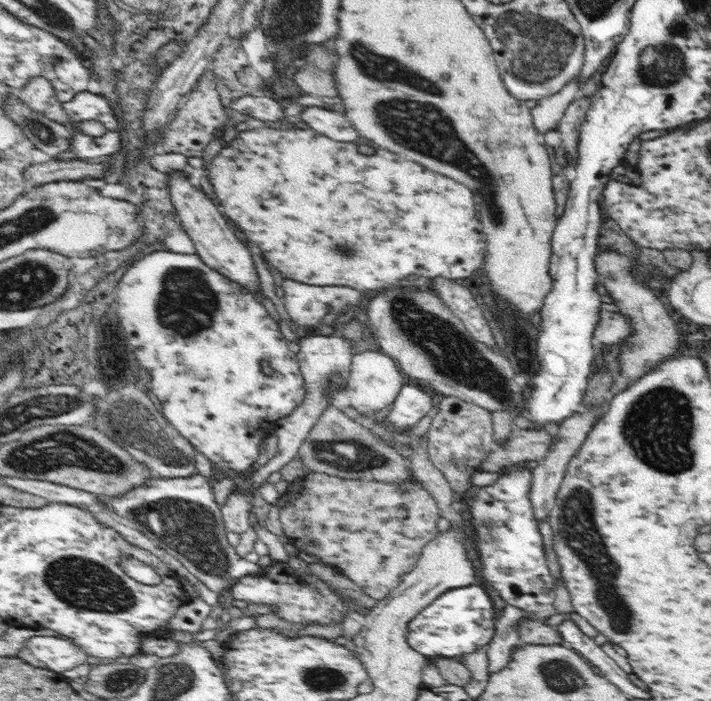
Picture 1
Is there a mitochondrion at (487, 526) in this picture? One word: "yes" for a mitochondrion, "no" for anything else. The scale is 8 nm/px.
yes

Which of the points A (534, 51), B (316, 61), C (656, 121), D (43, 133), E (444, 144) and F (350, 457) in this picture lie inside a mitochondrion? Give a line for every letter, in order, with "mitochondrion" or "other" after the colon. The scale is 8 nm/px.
A: mitochondrion
B: mitochondrion
C: other
D: mitochondrion
E: mitochondrion
F: mitochondrion

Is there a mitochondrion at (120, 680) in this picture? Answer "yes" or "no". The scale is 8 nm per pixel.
yes

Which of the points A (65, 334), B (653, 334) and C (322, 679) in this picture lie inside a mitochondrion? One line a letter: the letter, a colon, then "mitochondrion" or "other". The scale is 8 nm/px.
A: other
B: other
C: mitochondrion

